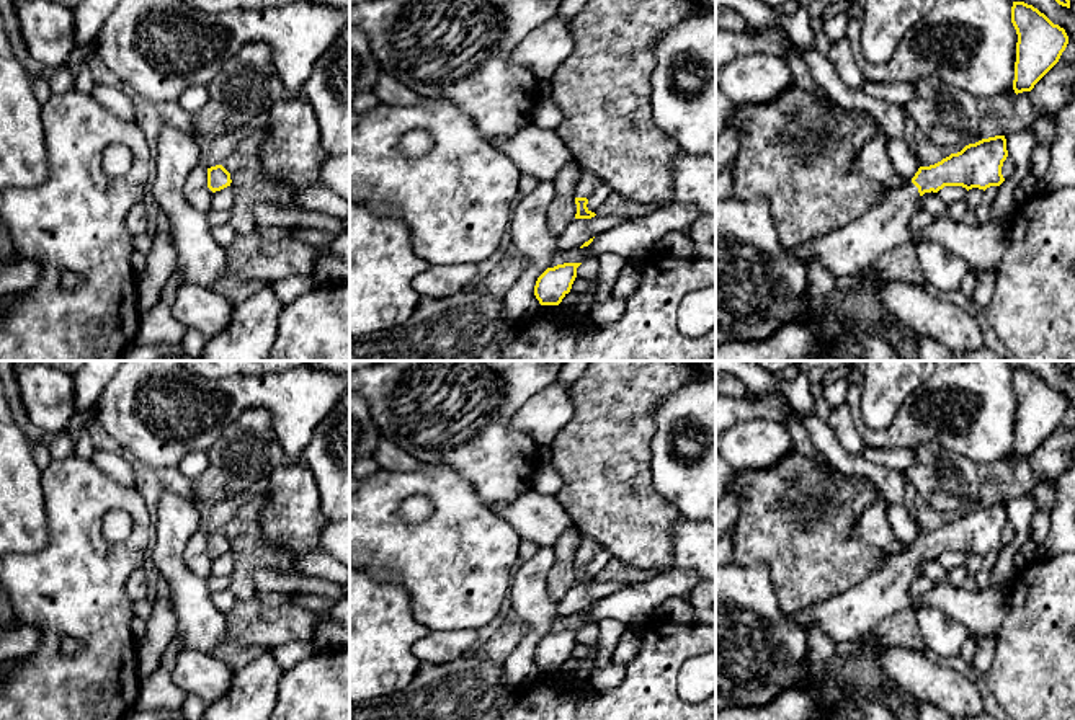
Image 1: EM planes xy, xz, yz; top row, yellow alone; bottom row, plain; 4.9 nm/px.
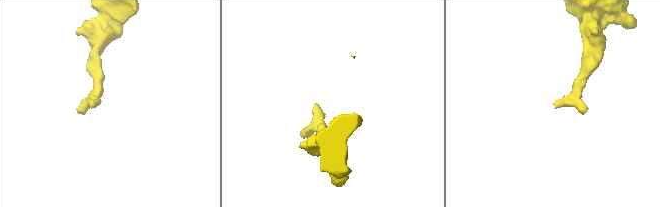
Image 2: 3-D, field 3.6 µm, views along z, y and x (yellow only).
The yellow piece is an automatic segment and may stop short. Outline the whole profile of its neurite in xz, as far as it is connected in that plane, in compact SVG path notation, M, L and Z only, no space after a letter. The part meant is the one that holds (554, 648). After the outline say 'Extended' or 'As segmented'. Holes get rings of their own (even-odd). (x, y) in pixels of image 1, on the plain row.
M564 629L547 633L536 647L534 661L541 671L559 671L570 658L582 629Z. As segmented

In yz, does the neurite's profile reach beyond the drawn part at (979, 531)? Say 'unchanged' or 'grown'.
grown

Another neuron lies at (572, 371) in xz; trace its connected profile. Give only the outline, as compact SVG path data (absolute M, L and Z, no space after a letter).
M564 361L557 380L572 385L587 372L590 362L591 361Z

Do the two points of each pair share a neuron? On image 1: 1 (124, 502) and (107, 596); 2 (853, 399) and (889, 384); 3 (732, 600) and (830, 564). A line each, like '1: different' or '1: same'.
1: same
2: different
3: different

